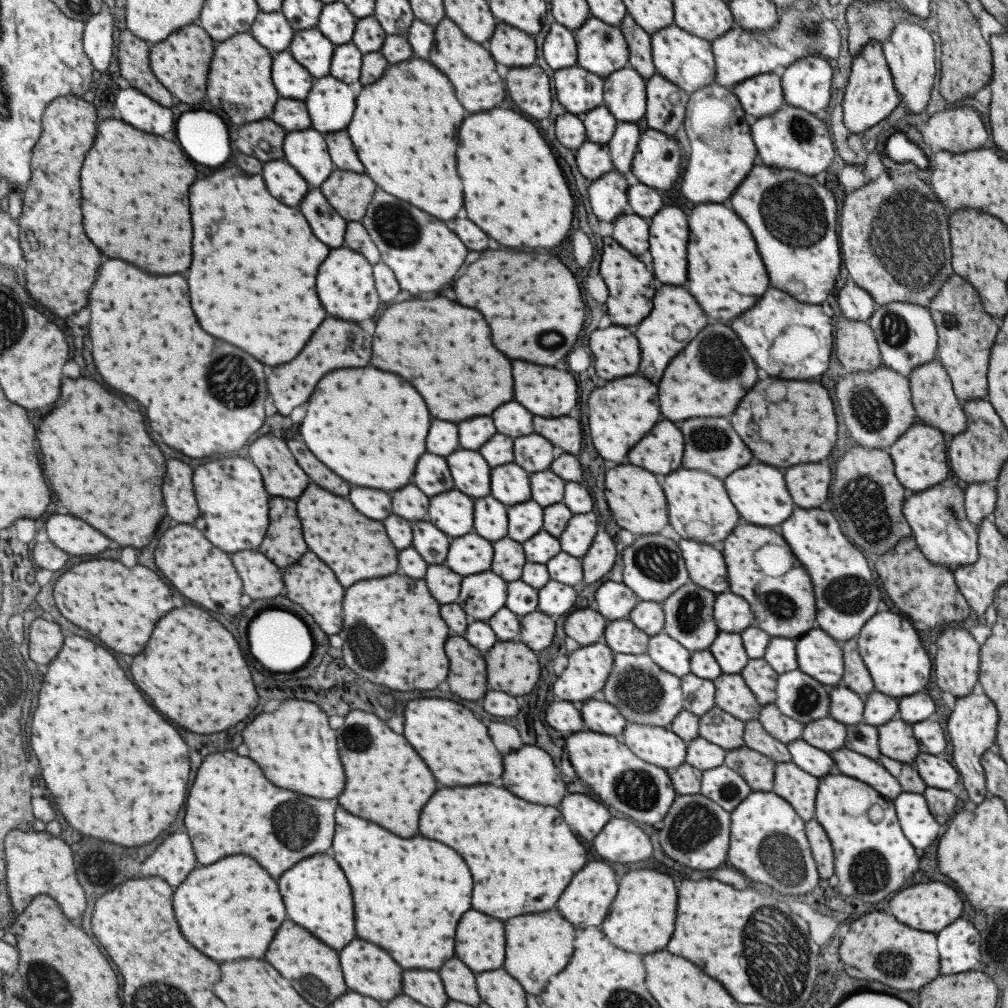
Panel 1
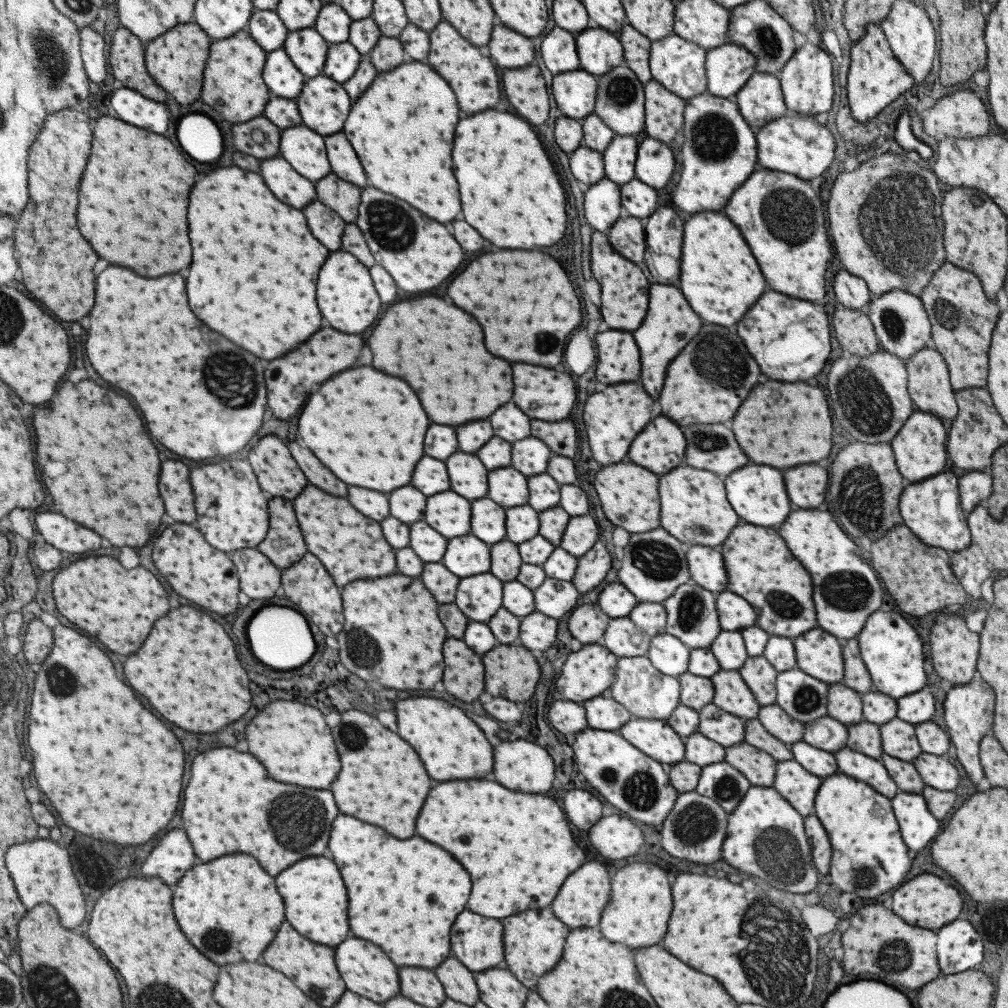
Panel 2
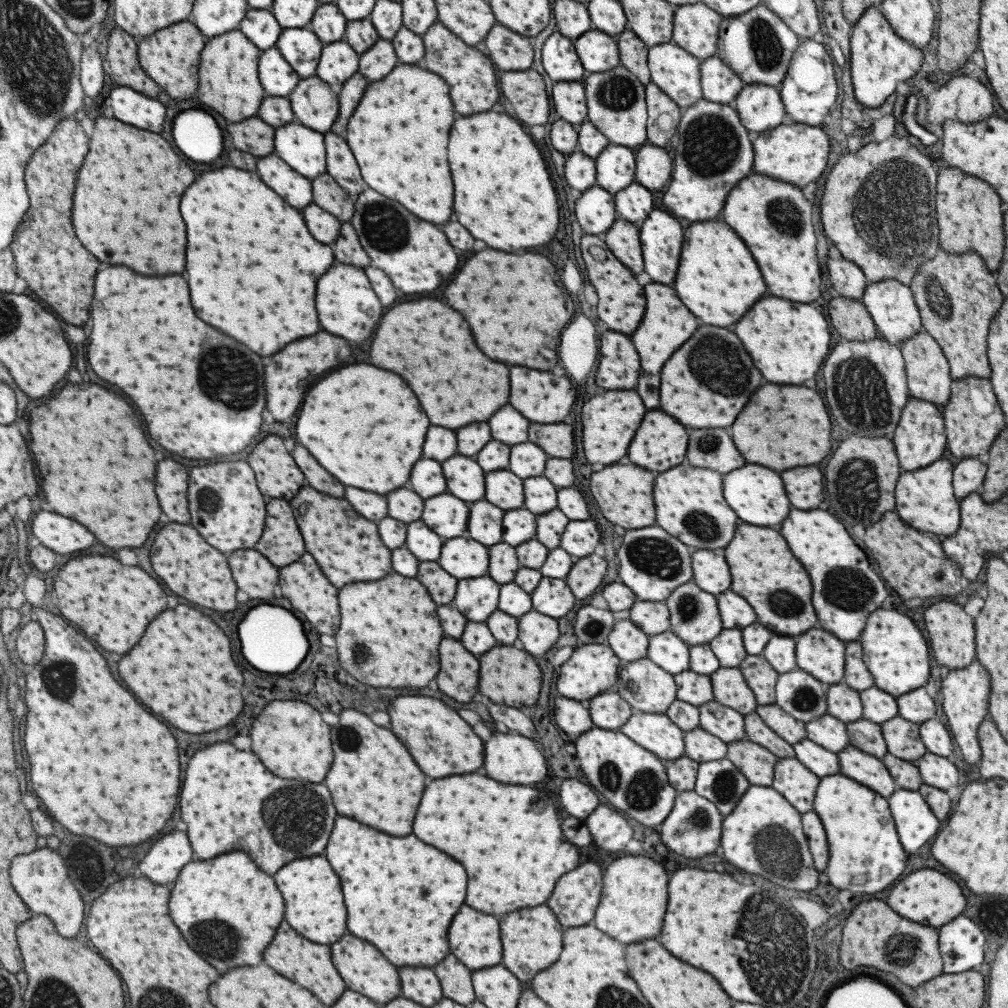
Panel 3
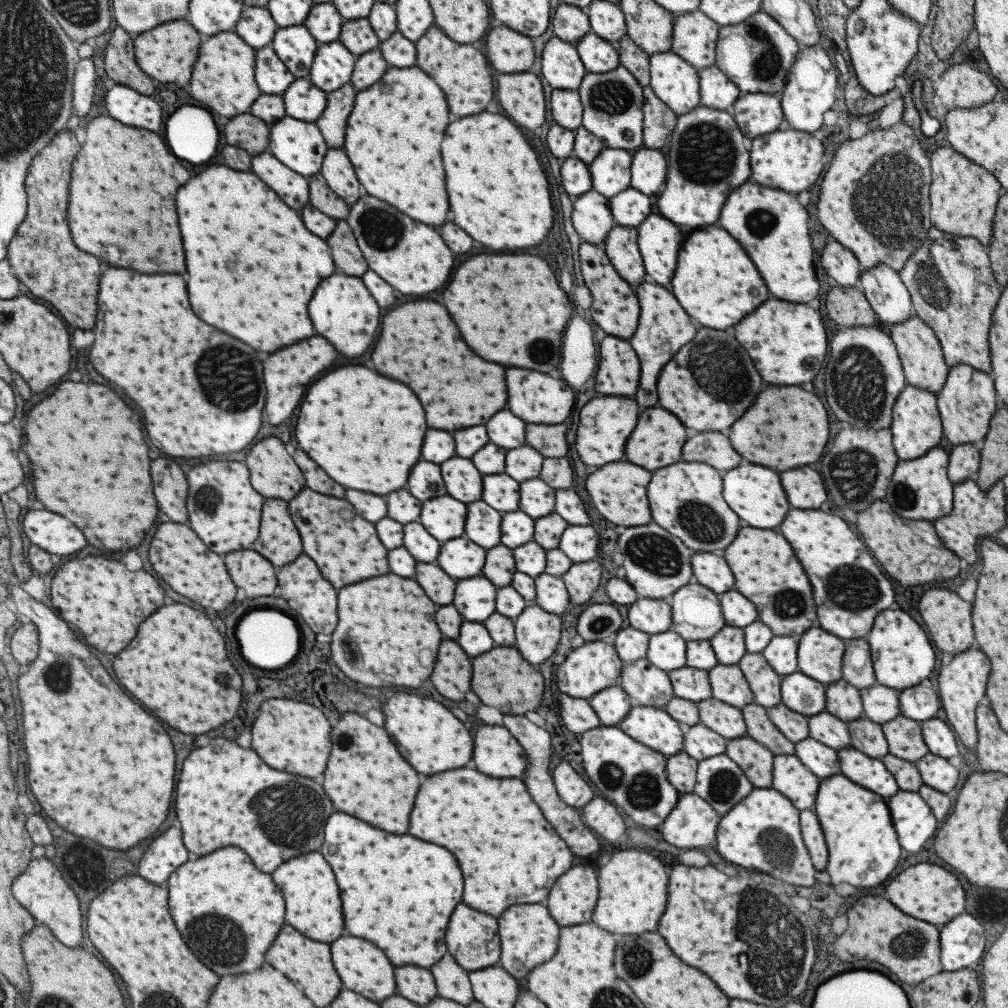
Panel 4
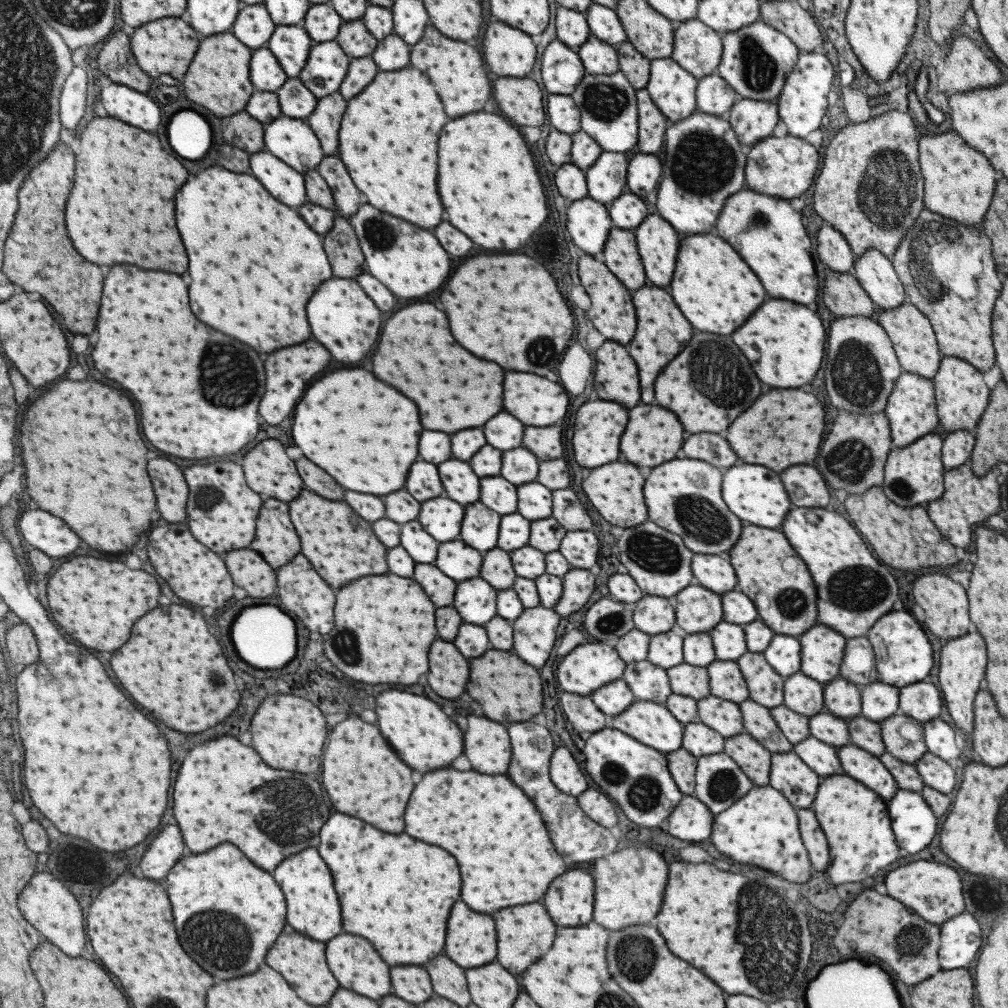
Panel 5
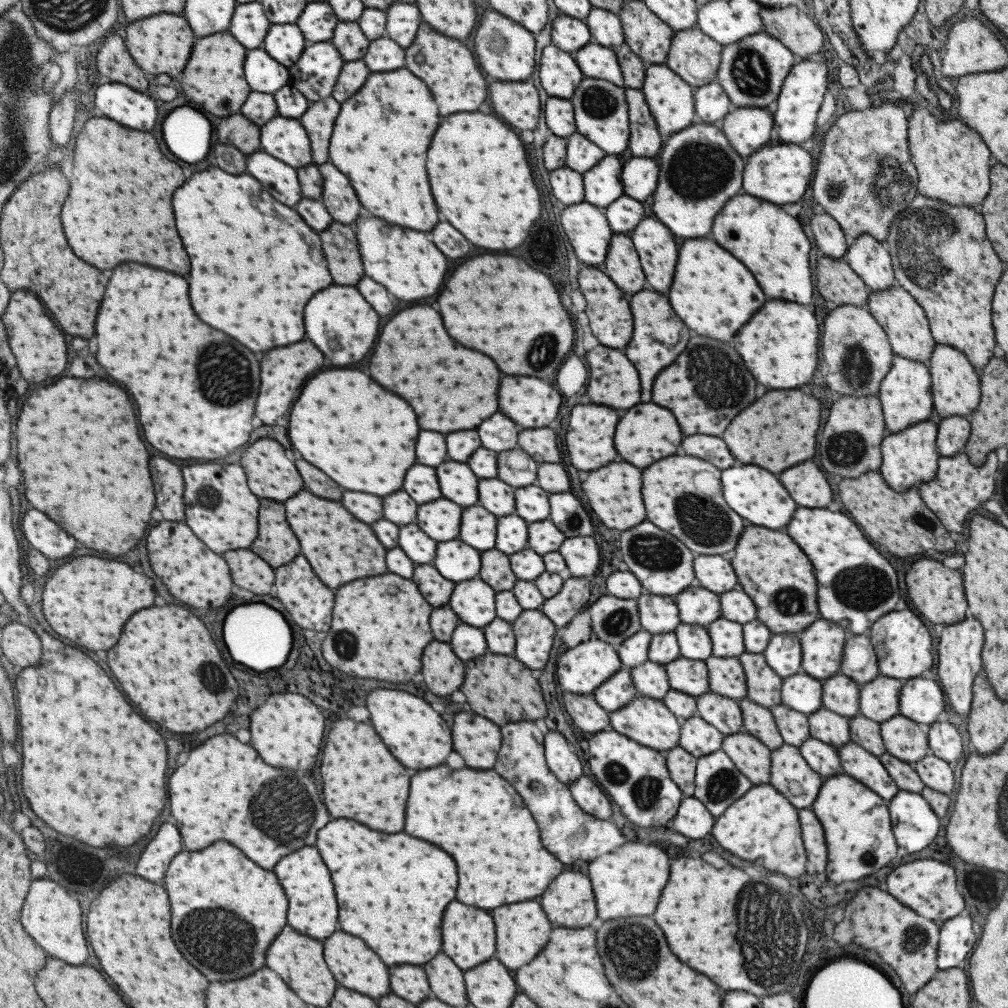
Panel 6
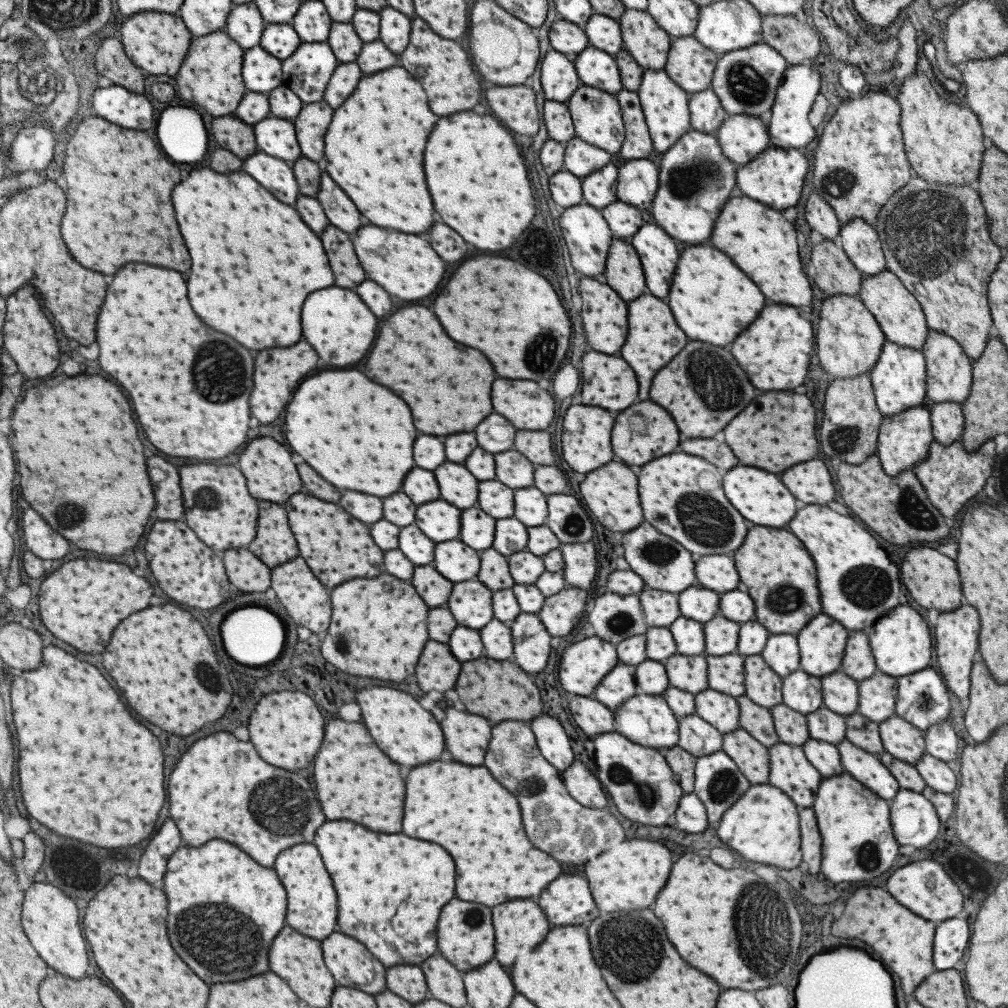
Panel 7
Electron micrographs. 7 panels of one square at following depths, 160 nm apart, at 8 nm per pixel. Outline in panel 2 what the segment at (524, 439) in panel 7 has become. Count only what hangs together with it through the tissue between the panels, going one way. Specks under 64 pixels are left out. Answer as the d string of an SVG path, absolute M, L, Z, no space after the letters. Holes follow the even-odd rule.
M531 420L531 436L545 442L545 446L559 456L575 456L577 452L577 436L571 422L543 422Z

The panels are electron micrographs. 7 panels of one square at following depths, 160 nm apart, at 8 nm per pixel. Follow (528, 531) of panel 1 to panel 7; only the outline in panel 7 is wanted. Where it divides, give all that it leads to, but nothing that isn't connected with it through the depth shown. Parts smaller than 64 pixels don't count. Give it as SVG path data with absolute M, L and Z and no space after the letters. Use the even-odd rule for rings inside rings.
M514 517L497 519L494 522L493 550L508 557L510 554L525 551L527 527Z

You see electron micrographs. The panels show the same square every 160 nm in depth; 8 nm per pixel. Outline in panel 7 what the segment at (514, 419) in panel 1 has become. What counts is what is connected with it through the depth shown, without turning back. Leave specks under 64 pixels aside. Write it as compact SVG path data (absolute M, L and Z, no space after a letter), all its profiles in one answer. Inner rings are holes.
M489 414L475 428L479 448L483 448L485 452L493 452L493 454L511 448L513 434L515 434L515 428L499 414Z

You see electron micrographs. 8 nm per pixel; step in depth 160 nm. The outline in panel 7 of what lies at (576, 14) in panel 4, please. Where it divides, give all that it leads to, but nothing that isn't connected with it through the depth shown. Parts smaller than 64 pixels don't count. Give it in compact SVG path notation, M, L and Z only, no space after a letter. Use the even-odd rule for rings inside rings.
M563 19L553 21L548 38L549 46L555 52L570 58L582 52L588 45L584 30Z

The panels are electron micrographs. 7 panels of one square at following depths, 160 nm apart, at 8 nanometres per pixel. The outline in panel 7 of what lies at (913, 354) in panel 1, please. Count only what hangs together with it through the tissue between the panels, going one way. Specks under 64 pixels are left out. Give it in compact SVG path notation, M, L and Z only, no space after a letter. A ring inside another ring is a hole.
M860 218L841 223L836 243L863 275L873 276L886 268L875 229Z

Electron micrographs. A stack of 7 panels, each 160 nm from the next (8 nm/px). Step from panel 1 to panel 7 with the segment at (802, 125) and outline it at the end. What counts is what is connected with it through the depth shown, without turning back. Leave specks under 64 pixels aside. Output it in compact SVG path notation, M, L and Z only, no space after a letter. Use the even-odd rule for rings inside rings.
M771 146L757 154L753 160L738 167L735 173L735 186L747 198L763 202L769 208L775 208L778 211L789 208L789 206L793 208L799 200L799 192L801 192L807 170L809 170L809 166L807 160L803 158L803 154L799 154L795 149Z

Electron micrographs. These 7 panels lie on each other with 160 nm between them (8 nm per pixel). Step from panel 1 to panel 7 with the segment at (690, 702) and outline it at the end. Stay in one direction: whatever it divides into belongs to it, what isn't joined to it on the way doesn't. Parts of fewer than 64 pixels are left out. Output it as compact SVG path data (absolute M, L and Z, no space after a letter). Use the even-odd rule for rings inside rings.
M675 653L663 660L668 684L673 688L690 692L692 695L708 688L706 681L706 660L704 654L683 656Z

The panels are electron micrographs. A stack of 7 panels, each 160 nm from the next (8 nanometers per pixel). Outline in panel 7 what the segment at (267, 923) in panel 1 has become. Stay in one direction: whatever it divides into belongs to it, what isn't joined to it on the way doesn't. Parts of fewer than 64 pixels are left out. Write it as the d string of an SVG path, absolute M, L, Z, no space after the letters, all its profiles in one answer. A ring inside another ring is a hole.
M209 840L199 848L177 848L173 852L167 860L163 892L167 896L167 936L171 948L205 984L243 980L267 970L269 944L285 924L285 890L271 868L255 864L245 852L225 840Z

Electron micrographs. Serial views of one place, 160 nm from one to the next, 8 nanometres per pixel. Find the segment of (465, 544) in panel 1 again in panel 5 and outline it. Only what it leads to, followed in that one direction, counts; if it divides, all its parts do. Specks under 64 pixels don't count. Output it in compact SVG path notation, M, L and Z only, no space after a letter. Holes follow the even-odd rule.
M451 540L437 548L433 564L451 580L467 580L478 576L481 561L482 554L479 556L479 552L461 544L459 540Z

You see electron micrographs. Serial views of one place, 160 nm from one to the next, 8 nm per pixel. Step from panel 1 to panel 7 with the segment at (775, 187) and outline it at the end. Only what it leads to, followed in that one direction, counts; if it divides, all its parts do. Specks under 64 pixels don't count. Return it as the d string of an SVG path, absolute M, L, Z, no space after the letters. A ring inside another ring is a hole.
M729 198L715 220L709 240L757 284L765 298L789 306L807 306L811 302L811 288L797 258L795 228L778 210L749 198Z

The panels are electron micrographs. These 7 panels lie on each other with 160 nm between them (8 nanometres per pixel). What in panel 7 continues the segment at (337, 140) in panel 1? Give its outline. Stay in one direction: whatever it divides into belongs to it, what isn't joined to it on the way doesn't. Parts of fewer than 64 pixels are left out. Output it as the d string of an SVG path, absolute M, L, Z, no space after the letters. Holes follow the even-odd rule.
M323 172L320 173L319 192L314 196L319 200L329 224L337 226L343 232L353 232L361 226L359 222L359 212L353 206L353 202L337 188L337 184Z

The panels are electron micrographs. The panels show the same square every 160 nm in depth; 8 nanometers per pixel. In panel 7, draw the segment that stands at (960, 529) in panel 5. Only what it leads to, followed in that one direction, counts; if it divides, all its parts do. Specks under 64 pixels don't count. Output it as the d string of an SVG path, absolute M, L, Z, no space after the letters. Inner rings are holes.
M992 439L986 440L979 448L971 452L967 452L962 443L957 440L949 445L933 441L929 445L926 459L918 462L912 471L924 488L929 503L950 522L959 509L983 488L990 474L993 474L995 455Z

